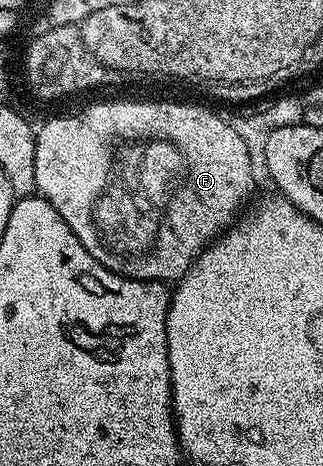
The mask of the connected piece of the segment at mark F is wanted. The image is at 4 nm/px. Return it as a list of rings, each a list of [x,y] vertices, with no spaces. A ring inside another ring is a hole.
[[[169,98],[149,99],[104,100],[101,104],[92,104],[89,108],[74,113],[73,116],[56,116],[53,120],[46,121],[36,132],[36,149],[34,150],[36,192],[51,202],[54,210],[58,210],[58,214],[66,222],[66,226],[70,226],[78,242],[86,246],[88,253],[103,268],[109,268],[110,271],[117,272],[119,276],[125,276],[131,280],[176,282],[191,268],[193,262],[217,236],[227,232],[236,223],[242,209],[253,199],[252,187],[256,184],[255,178],[252,177],[254,157],[248,152],[246,143],[242,142],[242,138],[238,136],[234,124],[228,120],[224,121],[218,113],[203,108],[203,103],[181,102],[179,99]]]

